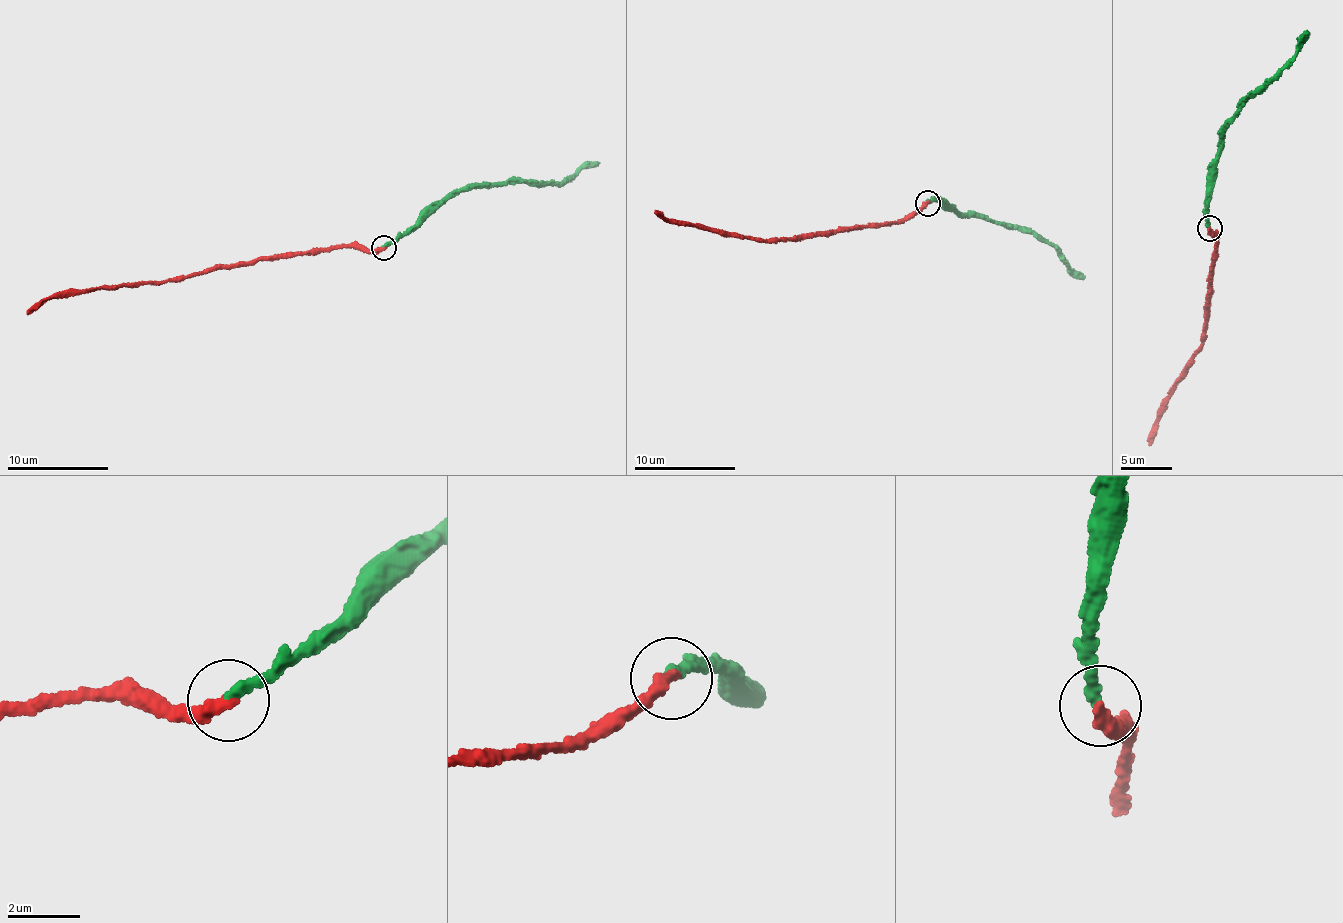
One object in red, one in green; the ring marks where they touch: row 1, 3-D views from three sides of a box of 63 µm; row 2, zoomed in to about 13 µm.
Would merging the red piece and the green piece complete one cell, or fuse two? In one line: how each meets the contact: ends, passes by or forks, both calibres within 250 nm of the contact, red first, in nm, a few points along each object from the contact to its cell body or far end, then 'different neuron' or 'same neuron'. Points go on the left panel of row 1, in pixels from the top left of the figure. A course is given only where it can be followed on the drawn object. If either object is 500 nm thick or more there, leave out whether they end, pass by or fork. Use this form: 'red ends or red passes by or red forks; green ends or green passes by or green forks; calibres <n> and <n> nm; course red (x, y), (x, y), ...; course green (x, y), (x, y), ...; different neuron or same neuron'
red ends; green ends; calibres 440 and 320 nm; course red (383, 248), (342, 246), (219, 264), (166, 281), (69, 288), (27, 314); course green (383, 248), (411, 231), (453, 196), (470, 188), (522, 181), (563, 184), (598, 162); same neuron

